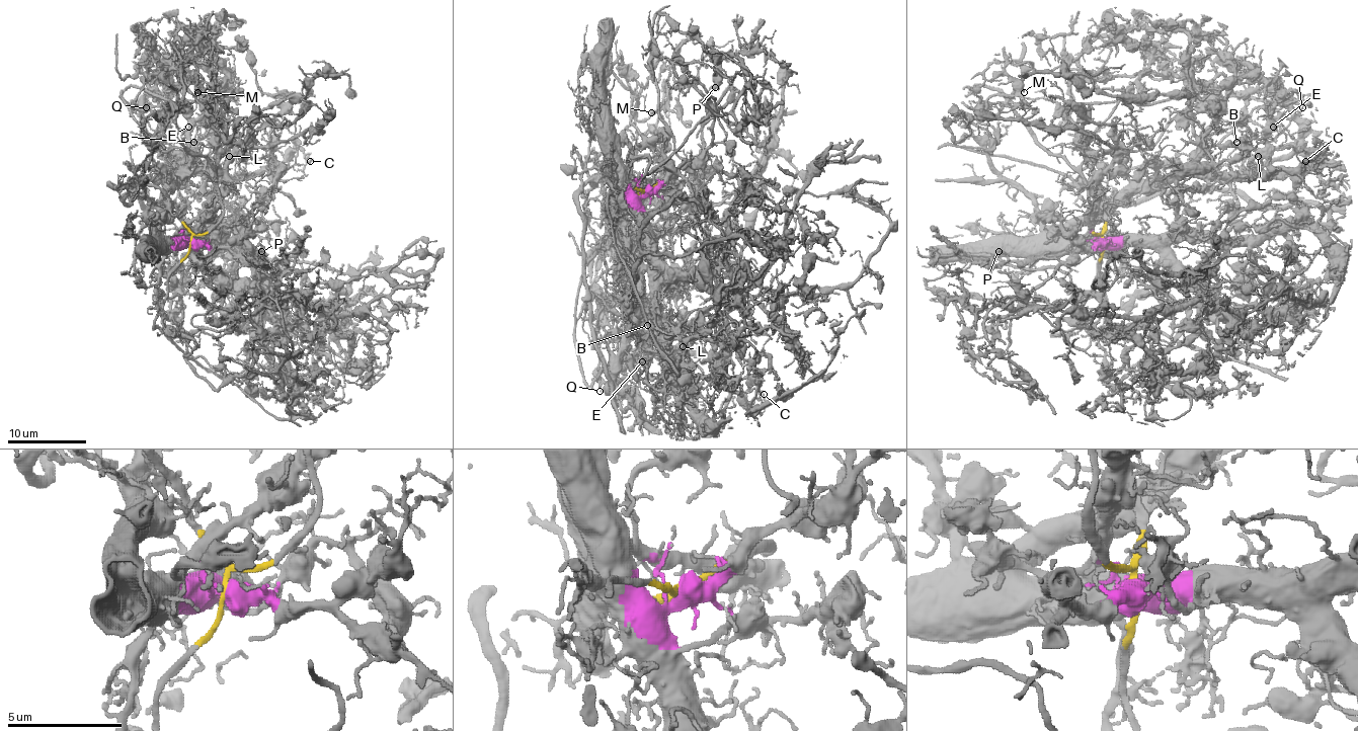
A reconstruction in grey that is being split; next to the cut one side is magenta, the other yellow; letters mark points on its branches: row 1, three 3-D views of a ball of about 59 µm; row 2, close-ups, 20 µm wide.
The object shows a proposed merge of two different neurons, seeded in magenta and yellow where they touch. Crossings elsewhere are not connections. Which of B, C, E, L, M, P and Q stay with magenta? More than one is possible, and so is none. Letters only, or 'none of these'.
B, C, E, L, P

